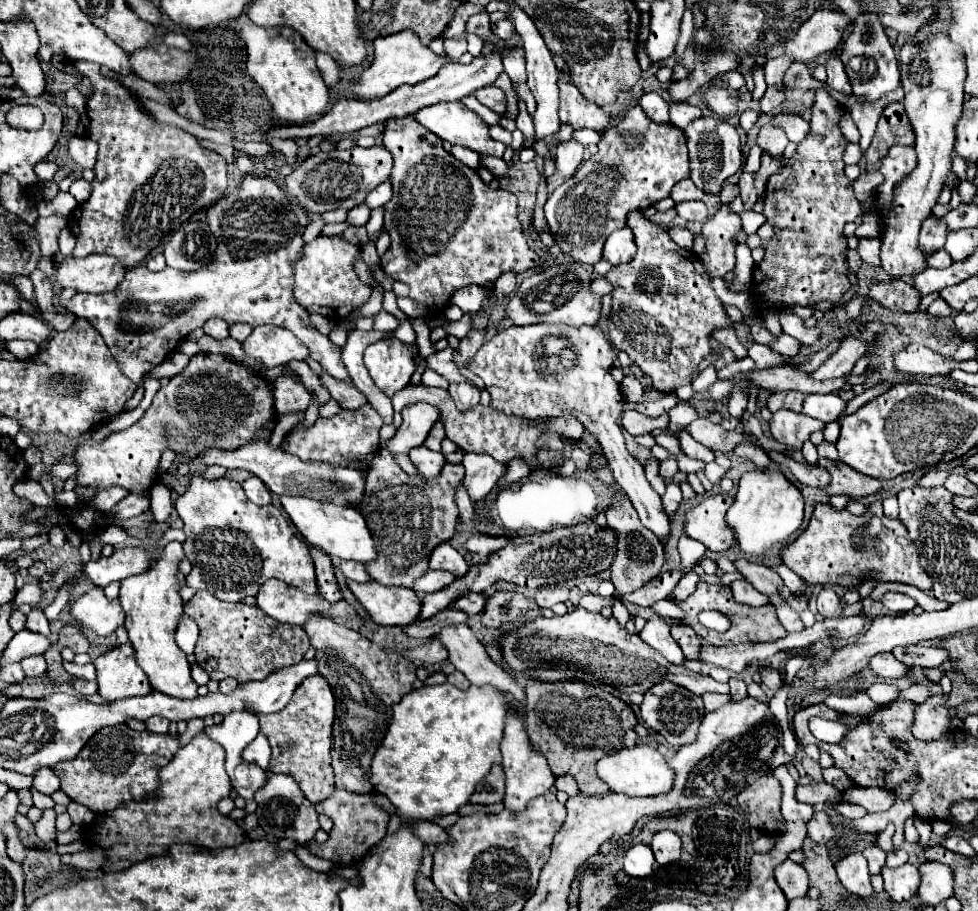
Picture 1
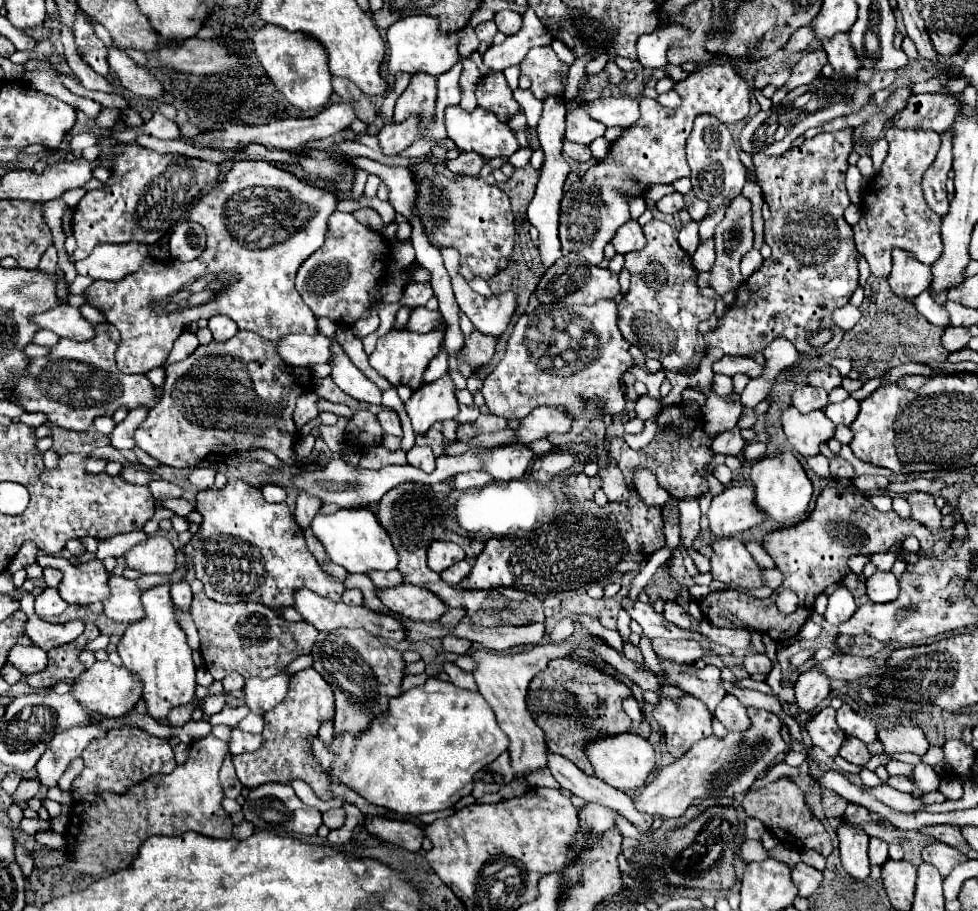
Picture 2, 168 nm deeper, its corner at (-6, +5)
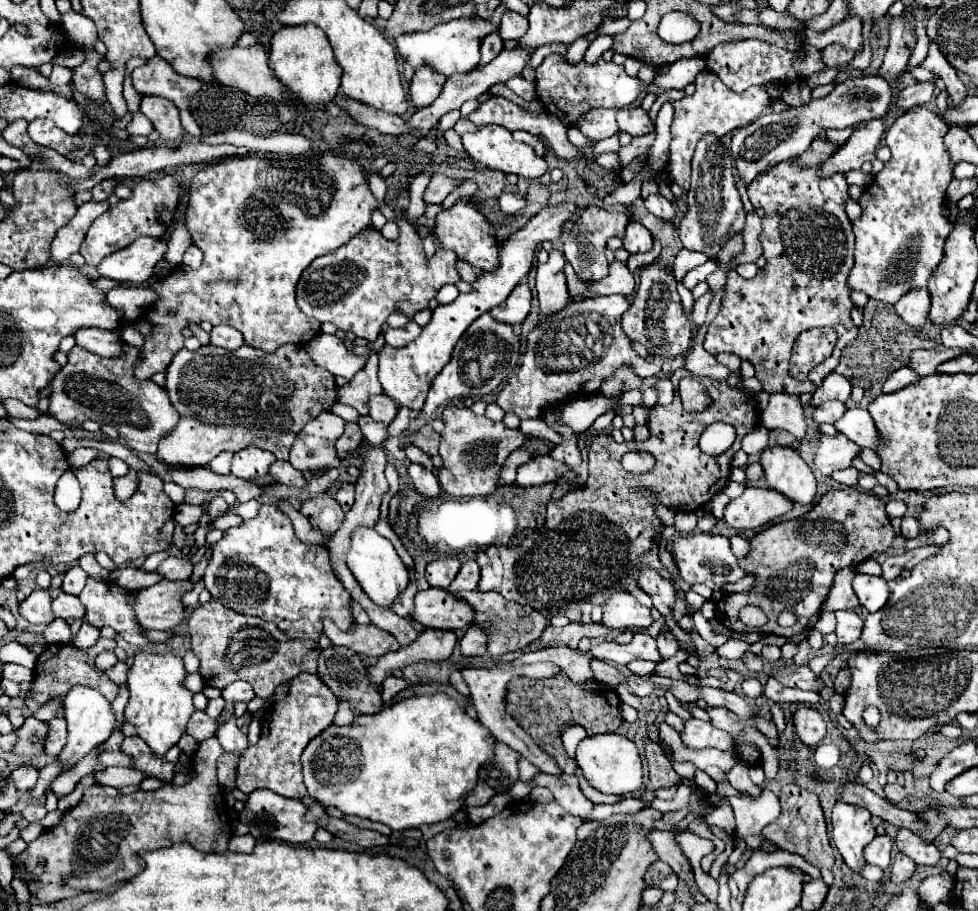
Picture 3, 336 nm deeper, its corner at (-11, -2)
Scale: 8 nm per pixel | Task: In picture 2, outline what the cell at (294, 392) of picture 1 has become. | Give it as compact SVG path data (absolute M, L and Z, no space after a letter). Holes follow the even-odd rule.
M303 392L297 398L297 406L295 406L295 412L293 412L293 420L295 420L297 426L303 426L305 422L317 418L319 410L315 406L315 400L317 400L315 392Z

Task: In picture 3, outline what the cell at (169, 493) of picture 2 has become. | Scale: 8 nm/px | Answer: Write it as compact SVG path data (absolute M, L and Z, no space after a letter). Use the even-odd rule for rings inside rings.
M188 489L186 491L186 503L190 503L190 505L204 505L204 503L210 503L212 499L216 497L216 493L212 491L196 491L196 489Z

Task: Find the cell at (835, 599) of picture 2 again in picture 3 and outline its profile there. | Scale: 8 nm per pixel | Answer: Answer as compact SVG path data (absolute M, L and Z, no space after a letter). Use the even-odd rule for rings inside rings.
M836 611L836 619L838 619L836 635L838 635L840 645L848 645L848 643L854 643L856 639L860 639L864 623L854 611Z

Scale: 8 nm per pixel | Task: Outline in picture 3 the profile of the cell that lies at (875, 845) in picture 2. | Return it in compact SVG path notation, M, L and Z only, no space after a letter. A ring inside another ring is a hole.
M880 835L870 841L864 849L864 857L868 863L878 865L880 869L886 869L890 865L890 851L892 851L892 837L890 835Z

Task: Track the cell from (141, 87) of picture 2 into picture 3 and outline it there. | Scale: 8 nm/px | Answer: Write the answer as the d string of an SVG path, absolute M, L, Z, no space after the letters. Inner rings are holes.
M144 97L140 111L152 121L154 129L170 147L178 147L182 143L184 129L180 125L178 109L172 101L162 97Z

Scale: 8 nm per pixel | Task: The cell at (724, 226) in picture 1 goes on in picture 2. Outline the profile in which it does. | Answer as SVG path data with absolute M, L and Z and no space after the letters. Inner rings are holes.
M713 238L703 240L691 260L693 260L693 266L695 266L699 272L711 270L711 268L713 268L713 262L715 262L715 242L713 242Z

